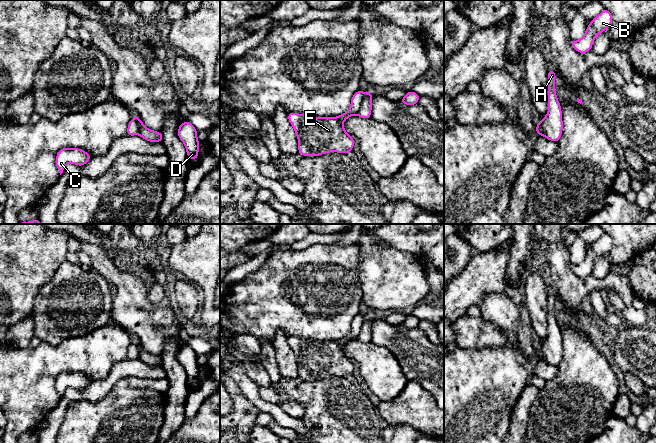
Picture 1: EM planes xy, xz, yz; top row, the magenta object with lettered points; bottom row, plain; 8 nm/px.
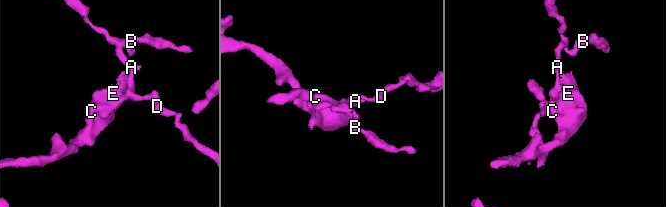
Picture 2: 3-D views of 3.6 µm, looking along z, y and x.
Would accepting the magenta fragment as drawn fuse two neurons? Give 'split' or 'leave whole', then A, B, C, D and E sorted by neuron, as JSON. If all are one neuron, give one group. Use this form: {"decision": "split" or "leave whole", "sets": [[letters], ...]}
{"decision": "split", "sets": [["A", "B", "D"], ["C", "E"]]}

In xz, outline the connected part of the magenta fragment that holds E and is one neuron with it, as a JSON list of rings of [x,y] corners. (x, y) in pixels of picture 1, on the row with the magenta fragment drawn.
[[[358,90],[351,98],[349,110],[338,117],[313,117],[311,115],[288,113],[288,120],[295,130],[302,156],[319,156],[329,152],[347,153],[355,141],[344,129],[344,121],[357,115],[366,95]]]

